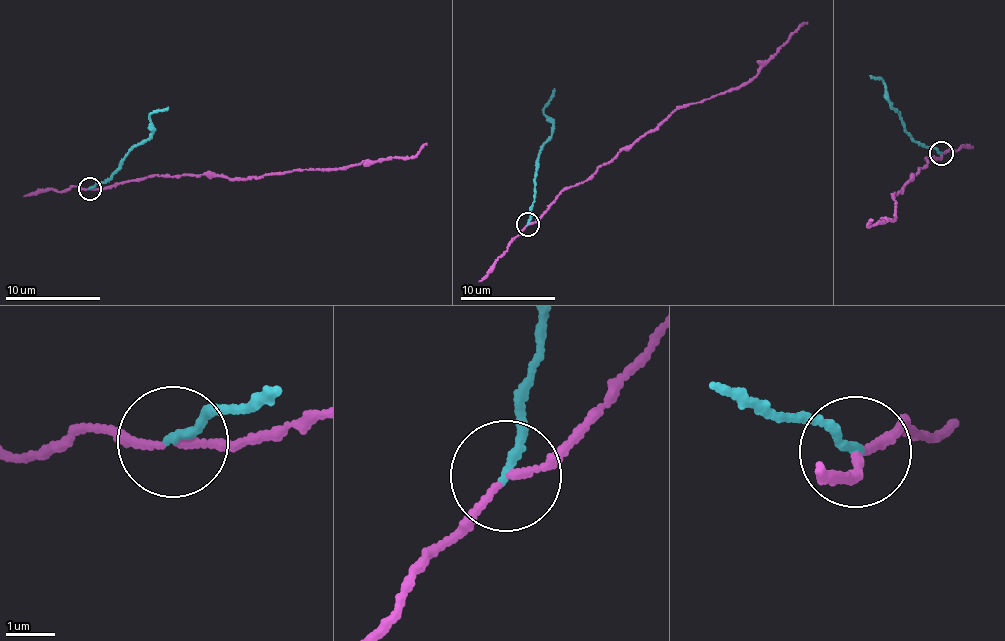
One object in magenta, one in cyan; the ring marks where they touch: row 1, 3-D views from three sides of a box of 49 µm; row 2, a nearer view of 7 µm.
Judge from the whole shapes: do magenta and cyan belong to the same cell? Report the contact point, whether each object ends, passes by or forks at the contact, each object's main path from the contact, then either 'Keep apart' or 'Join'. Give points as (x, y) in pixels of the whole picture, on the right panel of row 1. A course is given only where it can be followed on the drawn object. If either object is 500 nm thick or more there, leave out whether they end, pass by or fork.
Place: (941, 153). At the ring magenta passes by. At the ring cyan ends. Course of magenta: (940, 153), (939, 160), (927, 156), (928, 164), (893, 194), (897, 219), (869, 226), (873, 220). Course of cyan: (940, 153), (913, 140), (904, 120), (892, 107), (886, 85), (869, 75). Keep apart

